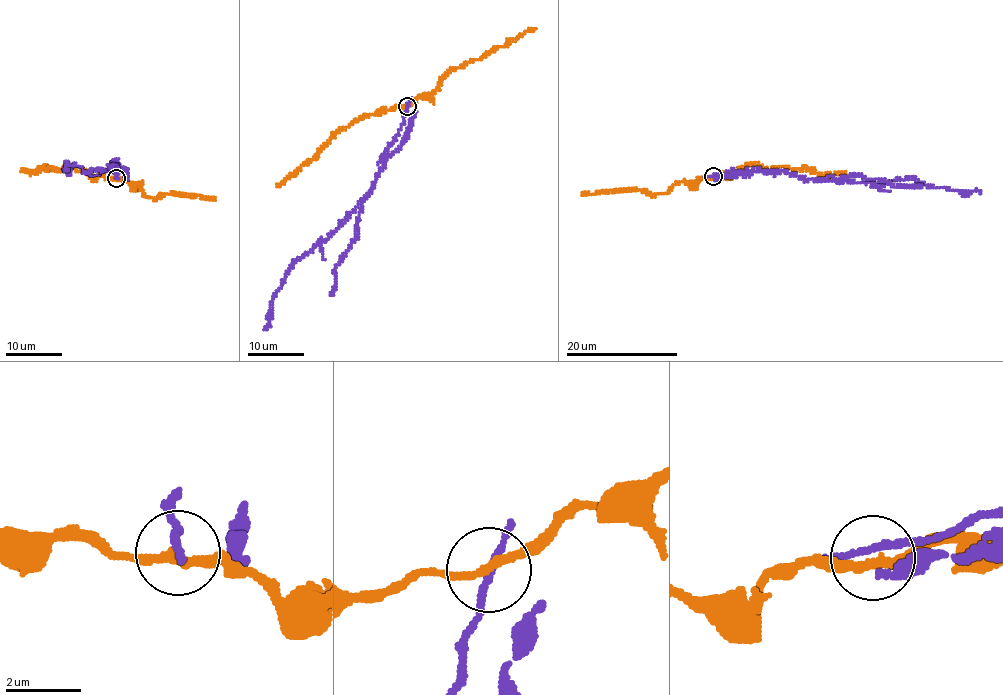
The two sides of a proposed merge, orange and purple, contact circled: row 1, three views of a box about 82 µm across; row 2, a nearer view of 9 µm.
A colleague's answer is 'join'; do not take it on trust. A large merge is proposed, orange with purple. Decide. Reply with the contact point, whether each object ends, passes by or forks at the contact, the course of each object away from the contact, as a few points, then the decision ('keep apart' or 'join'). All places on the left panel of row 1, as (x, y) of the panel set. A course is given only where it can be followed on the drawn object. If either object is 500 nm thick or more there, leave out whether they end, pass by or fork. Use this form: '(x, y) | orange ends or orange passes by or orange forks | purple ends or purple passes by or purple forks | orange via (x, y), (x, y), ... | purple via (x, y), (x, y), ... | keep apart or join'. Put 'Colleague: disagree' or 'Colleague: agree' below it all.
(116, 178) | orange passes by | purple passes by | orange via (116, 178), (140, 184), (151, 198), (173, 193), (215, 198) | purple via (116, 177), (116, 167), (110, 166), (115, 164), (108, 171), (67, 164), (67, 170) | keep apart
Colleague: disagree

